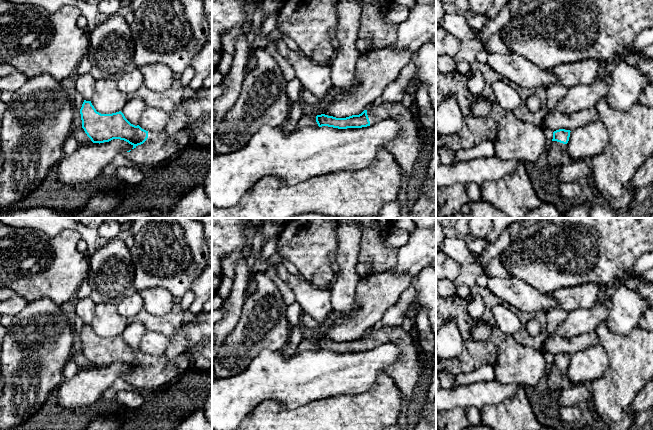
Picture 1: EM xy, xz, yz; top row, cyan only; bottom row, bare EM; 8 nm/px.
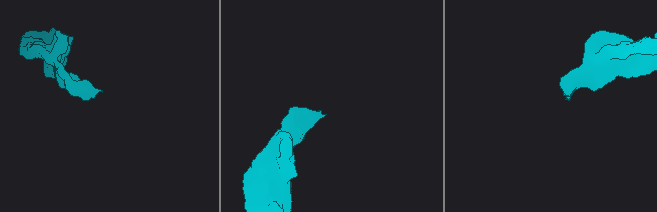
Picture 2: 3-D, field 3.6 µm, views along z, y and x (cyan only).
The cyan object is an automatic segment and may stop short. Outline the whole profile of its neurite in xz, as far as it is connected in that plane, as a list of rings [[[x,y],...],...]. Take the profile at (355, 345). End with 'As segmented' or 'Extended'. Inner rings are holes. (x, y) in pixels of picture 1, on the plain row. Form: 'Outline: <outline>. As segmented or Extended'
Outline: [[[382,327],[379,330],[370,330],[359,339],[346,342],[336,342],[325,338],[317,339],[316,346],[319,351],[328,350],[338,353],[362,352],[374,349],[385,343],[395,344],[400,350],[400,358],[385,369],[405,401],[413,398],[418,390],[417,385],[422,374],[428,373],[419,361],[415,348],[413,333],[406,332],[399,327]]]. Extended

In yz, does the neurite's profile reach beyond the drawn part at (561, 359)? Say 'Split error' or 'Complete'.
Split error

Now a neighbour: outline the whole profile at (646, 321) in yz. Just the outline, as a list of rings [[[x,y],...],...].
[[[653,306],[647,308],[639,320],[639,327],[653,331]]]

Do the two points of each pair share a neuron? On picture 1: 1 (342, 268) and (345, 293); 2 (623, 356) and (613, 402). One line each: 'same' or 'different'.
1: same
2: same

